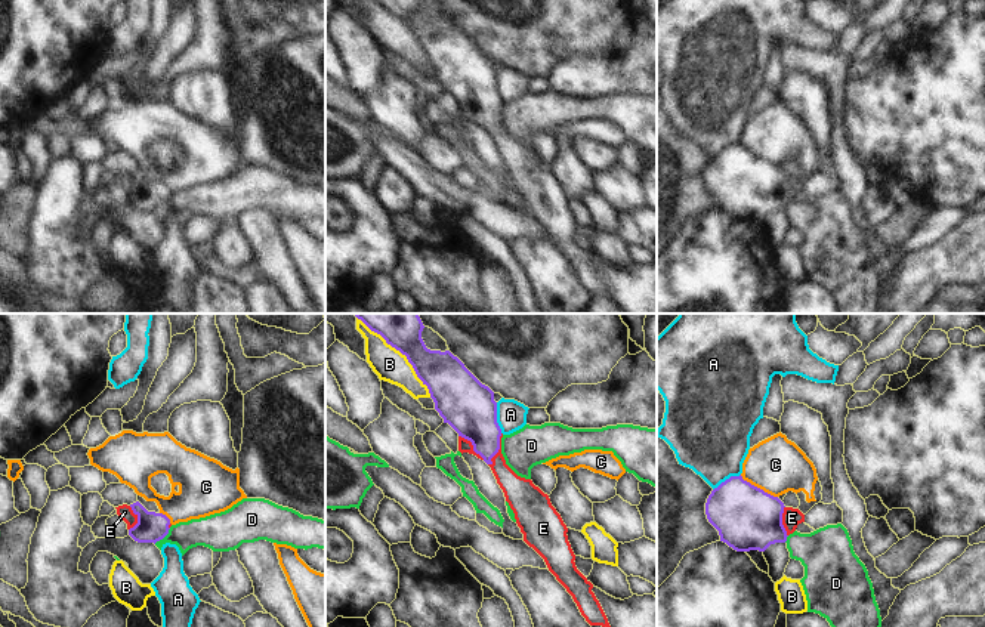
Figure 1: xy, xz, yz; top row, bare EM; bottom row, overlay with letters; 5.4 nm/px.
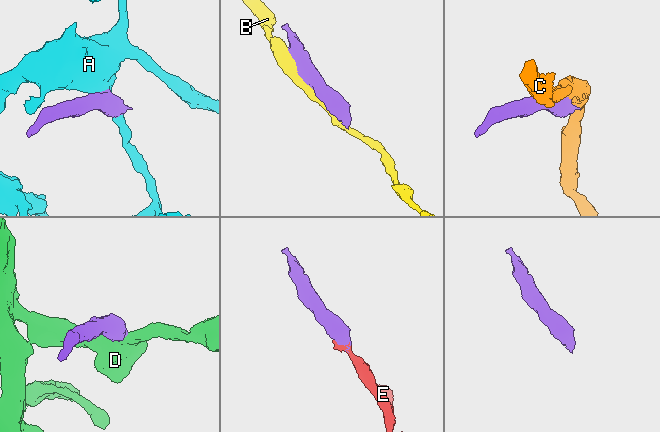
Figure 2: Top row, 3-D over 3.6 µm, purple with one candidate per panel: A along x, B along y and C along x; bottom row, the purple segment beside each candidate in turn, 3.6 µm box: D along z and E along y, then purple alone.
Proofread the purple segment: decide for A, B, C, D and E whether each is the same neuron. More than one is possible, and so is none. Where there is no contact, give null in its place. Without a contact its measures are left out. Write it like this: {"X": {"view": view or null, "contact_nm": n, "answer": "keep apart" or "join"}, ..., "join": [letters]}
{"A": {"view": "xz", "contact_nm": 170, "answer": "keep apart"}, "B": {"view": "xz", "contact_nm": 480, "answer": "keep apart"}, "C": {"view": "yz", "contact_nm": 240, "answer": "keep apart"}, "D": {"view": "xy", "contact_nm": 130, "answer": "keep apart"}, "E": {"view": "xz", "contact_nm": 190, "answer": "join"}, "join": ["E"]}

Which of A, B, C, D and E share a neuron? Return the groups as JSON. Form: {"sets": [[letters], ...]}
{"sets": [["A"], ["B"], ["C"], ["D"], ["E"]]}

